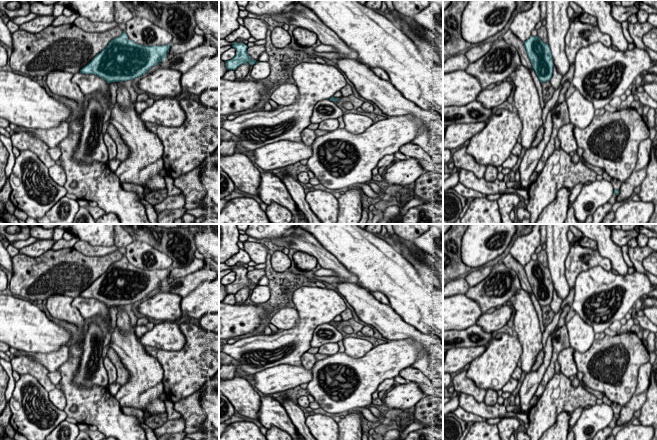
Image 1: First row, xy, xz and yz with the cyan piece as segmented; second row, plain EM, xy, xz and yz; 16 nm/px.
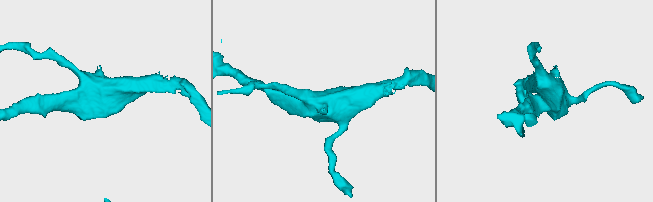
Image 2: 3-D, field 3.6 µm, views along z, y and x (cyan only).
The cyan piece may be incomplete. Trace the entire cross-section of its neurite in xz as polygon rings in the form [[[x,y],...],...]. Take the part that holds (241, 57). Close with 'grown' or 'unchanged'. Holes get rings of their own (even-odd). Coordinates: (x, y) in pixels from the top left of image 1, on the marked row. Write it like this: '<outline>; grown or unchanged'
[[[235,41],[232,47],[236,49],[236,55],[232,59],[225,62],[227,70],[236,70],[240,65],[244,63],[249,63],[251,66],[253,66],[258,62],[256,60],[252,60],[248,55],[248,47],[244,43],[239,44]]]; unchanged

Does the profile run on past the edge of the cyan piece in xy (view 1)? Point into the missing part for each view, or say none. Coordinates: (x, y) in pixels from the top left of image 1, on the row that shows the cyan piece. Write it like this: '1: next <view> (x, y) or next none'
1: next none

